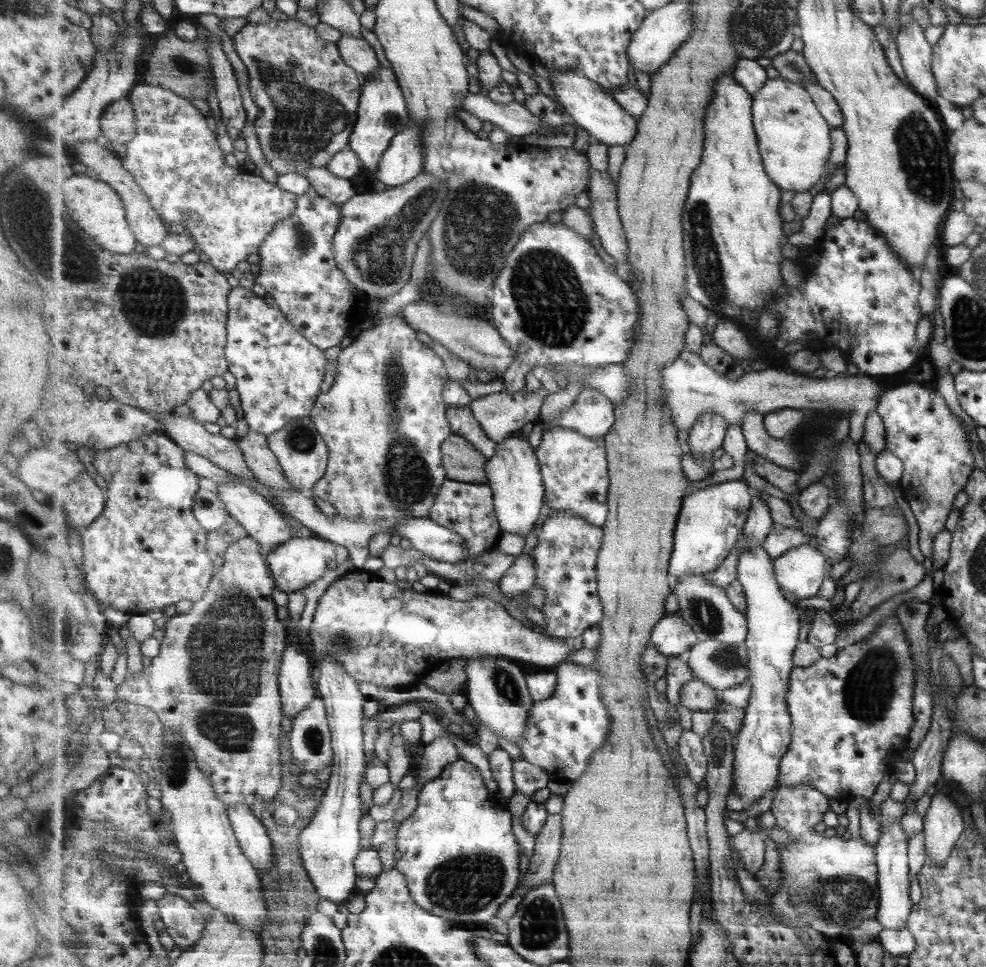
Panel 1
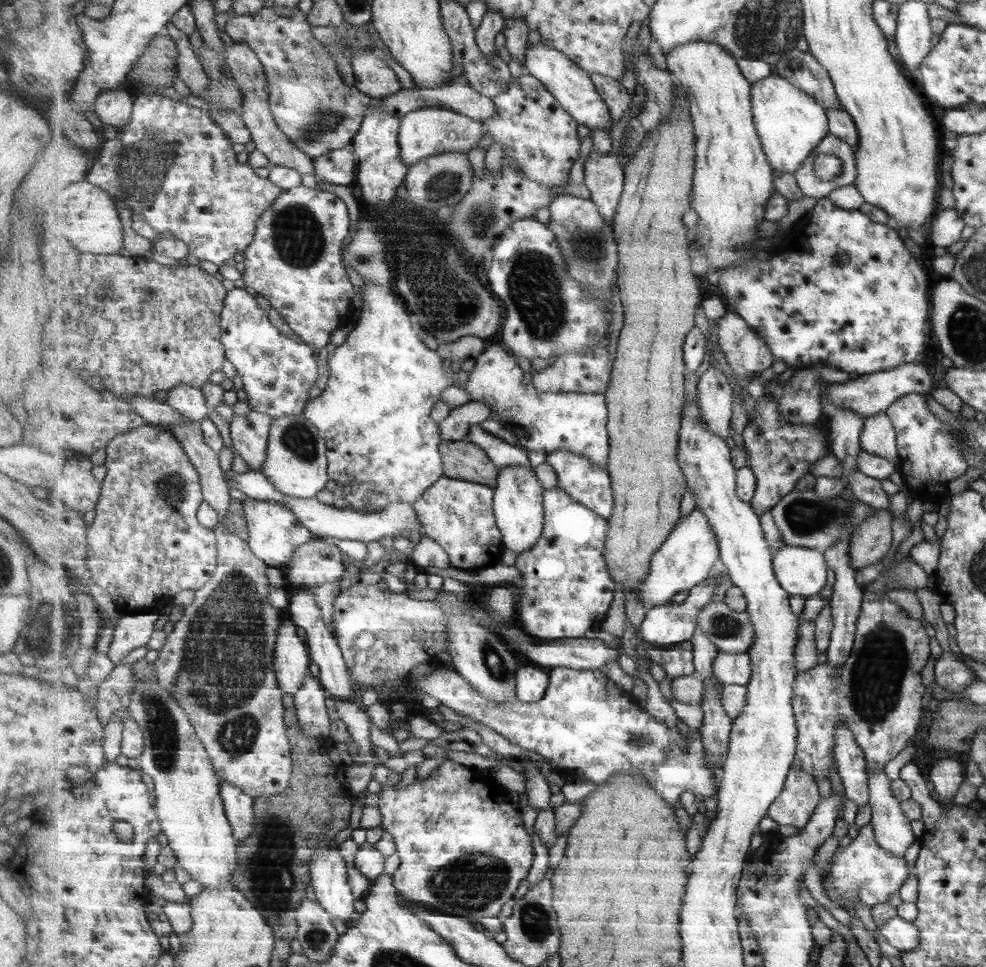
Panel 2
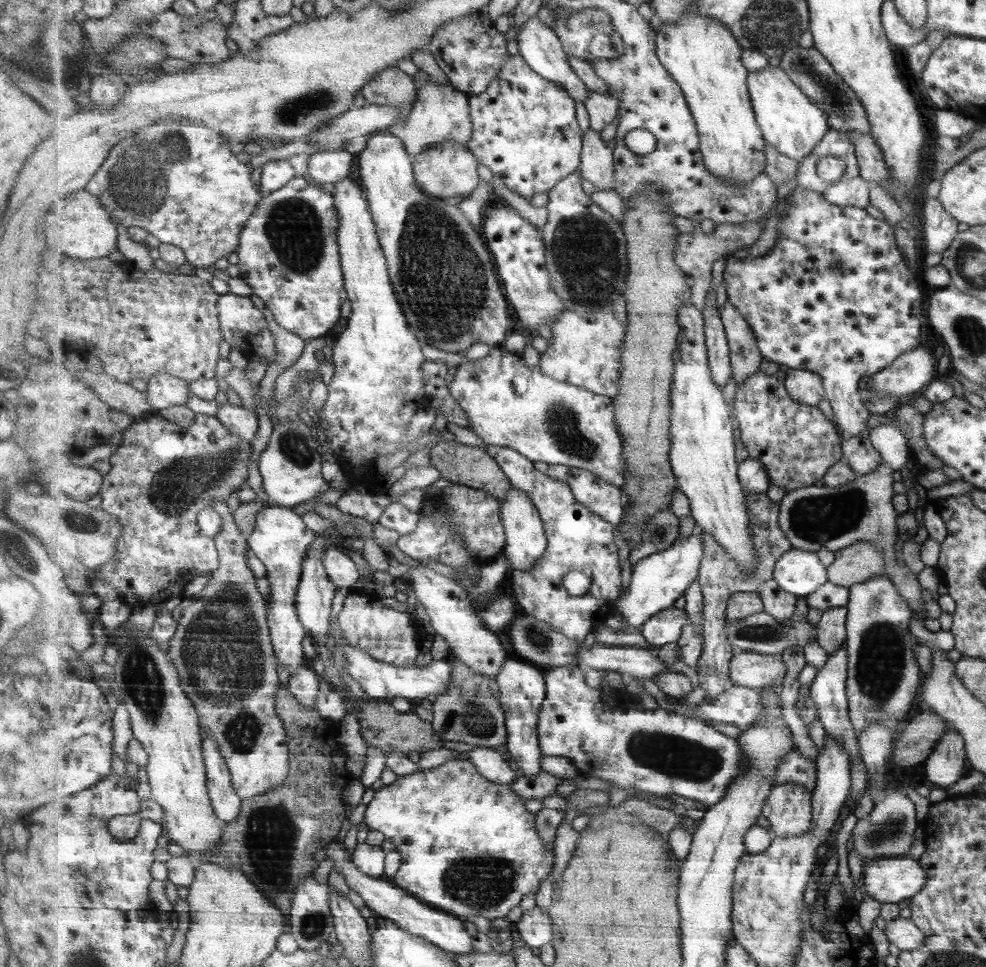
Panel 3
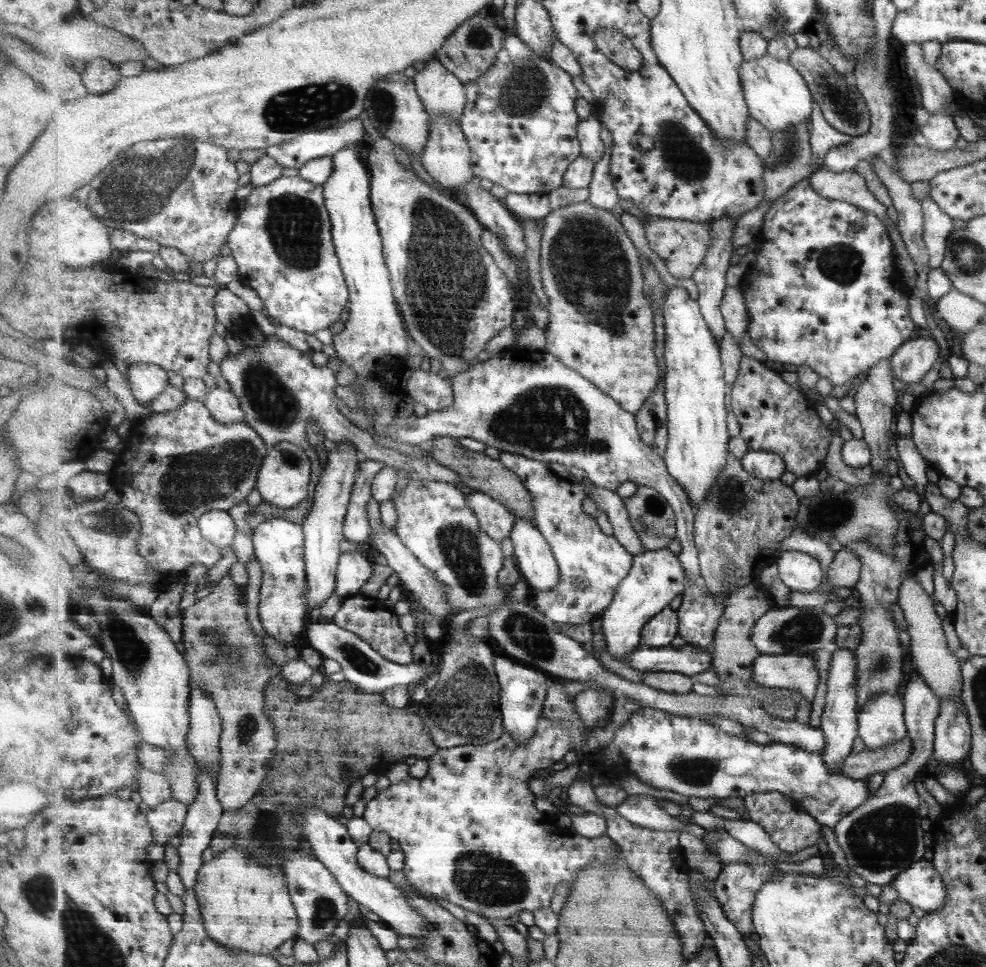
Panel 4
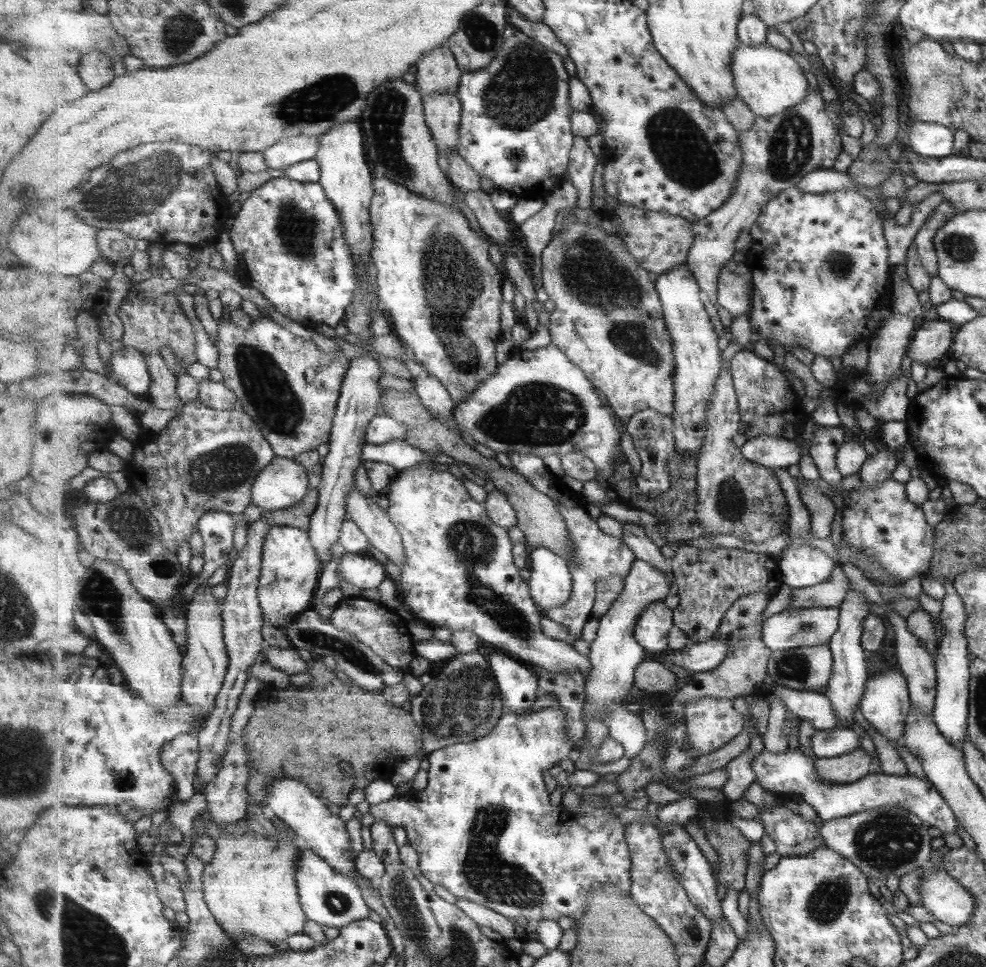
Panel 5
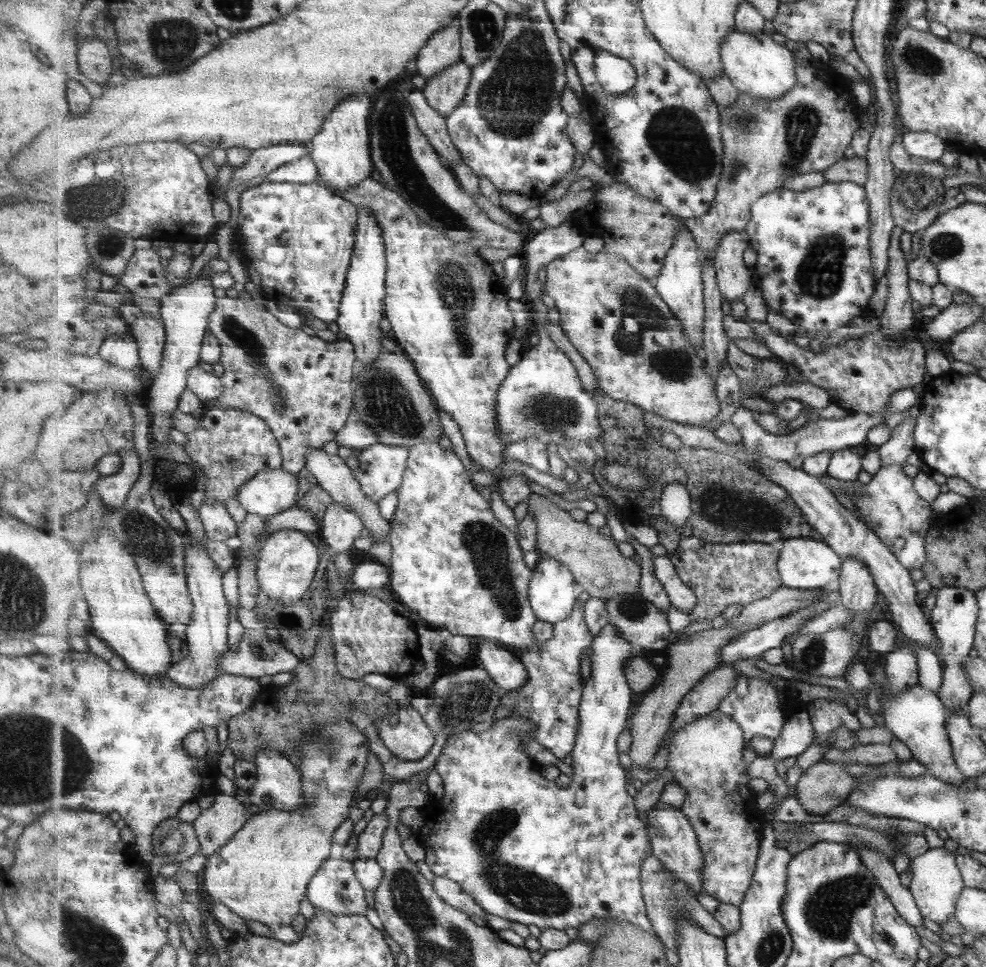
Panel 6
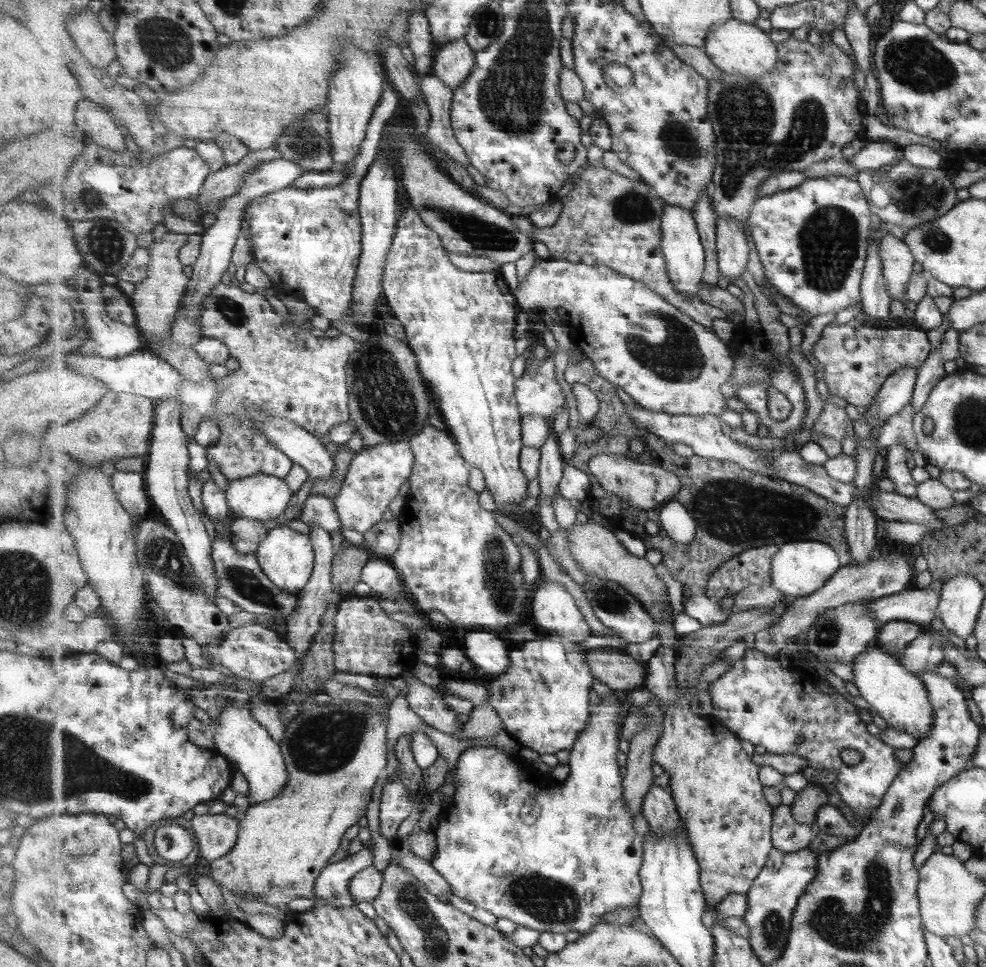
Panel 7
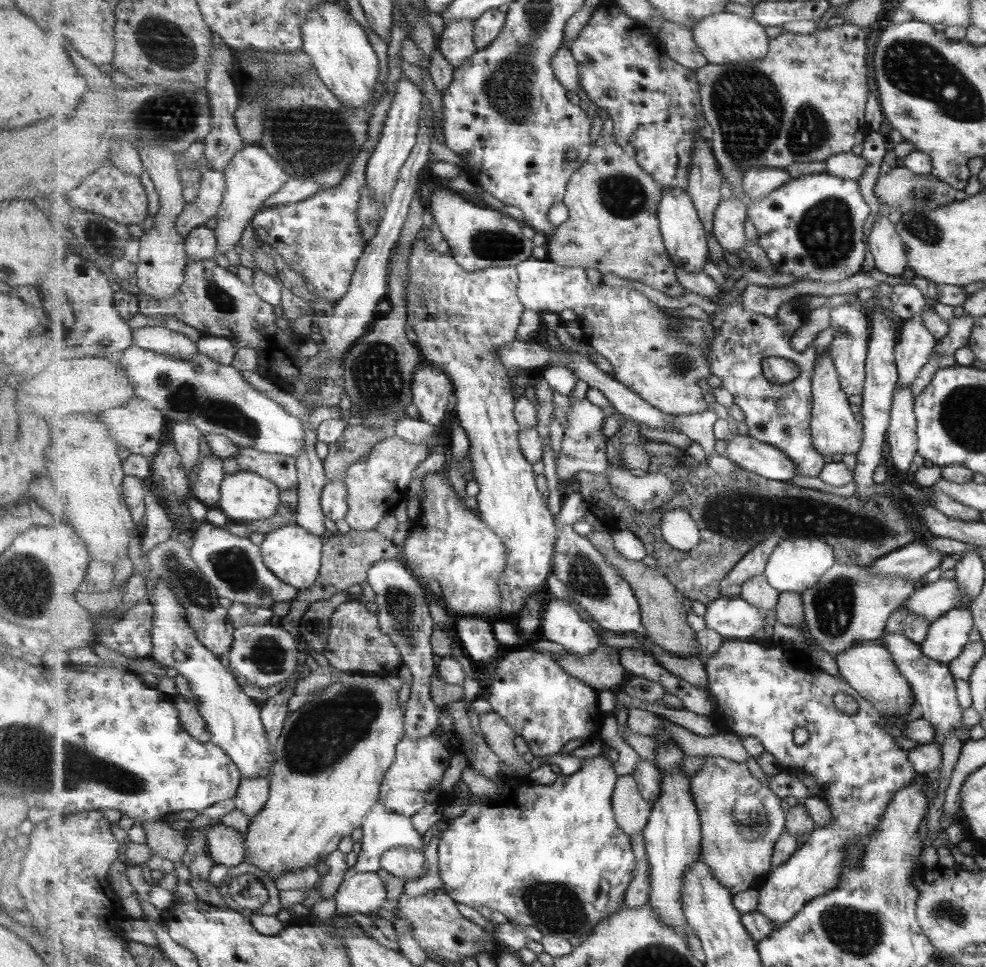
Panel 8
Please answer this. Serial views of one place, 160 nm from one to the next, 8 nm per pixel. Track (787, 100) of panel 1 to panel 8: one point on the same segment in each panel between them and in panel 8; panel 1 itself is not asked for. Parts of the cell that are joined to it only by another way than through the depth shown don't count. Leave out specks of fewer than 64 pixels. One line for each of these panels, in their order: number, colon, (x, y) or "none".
2: (791, 123)
3: (790, 121)
4: (776, 92)
5: (770, 81)
6: (757, 65)
7: (735, 47)
8: (725, 38)

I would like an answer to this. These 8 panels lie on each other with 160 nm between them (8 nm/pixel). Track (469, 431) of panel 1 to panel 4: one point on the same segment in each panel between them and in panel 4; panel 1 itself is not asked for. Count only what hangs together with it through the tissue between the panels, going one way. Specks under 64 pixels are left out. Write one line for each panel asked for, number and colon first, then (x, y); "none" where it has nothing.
2: (502, 453)
3: (579, 540)
4: (584, 552)

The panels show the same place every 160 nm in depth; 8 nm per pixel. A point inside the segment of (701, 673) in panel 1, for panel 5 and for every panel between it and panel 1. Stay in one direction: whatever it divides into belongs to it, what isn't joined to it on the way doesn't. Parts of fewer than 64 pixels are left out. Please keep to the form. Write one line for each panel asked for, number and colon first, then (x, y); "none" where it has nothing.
2: (731, 669)
3: (752, 670)
4: (798, 672)
5: (807, 668)

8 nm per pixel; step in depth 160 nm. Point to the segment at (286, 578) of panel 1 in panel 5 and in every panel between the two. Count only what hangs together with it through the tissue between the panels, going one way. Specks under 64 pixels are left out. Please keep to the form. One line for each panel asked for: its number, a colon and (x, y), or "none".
2: (317, 562)
3: (343, 572)
4: (354, 570)
5: (365, 573)

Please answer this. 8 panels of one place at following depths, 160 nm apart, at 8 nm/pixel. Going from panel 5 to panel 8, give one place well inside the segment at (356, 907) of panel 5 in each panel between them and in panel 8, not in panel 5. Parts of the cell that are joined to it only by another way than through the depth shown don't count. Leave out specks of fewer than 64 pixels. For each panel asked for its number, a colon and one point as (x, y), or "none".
6: (335, 889)
7: (333, 886)
8: (383, 829)

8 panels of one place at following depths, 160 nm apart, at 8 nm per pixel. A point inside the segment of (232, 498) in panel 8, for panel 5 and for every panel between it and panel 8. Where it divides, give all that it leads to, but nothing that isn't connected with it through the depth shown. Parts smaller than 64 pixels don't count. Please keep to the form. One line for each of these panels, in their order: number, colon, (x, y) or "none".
5: (284, 483)
6: (272, 491)
7: (263, 497)

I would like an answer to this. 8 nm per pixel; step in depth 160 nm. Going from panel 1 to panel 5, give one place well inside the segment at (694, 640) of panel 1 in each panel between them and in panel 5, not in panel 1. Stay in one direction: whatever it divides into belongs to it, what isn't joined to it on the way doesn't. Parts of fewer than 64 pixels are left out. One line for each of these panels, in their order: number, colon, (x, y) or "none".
2: (664, 626)
3: (667, 627)
4: (659, 633)
5: (655, 624)

